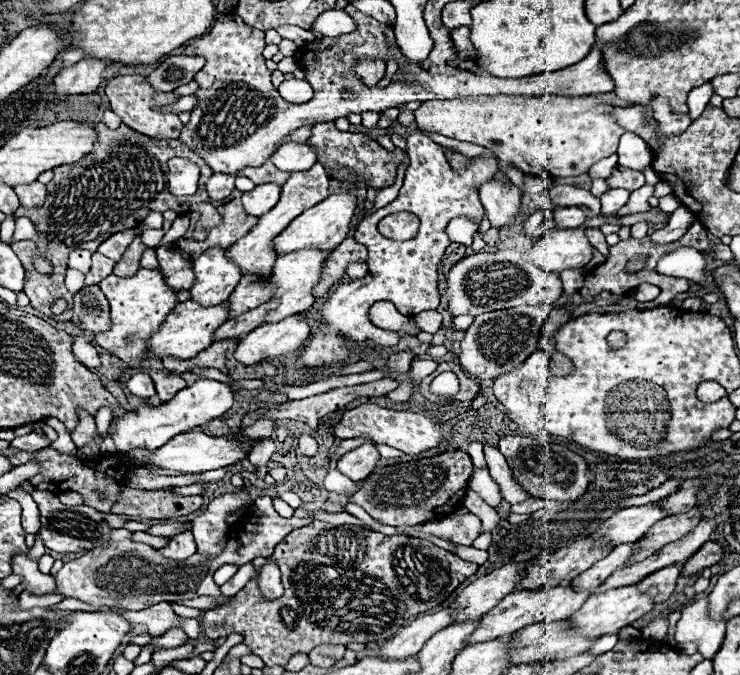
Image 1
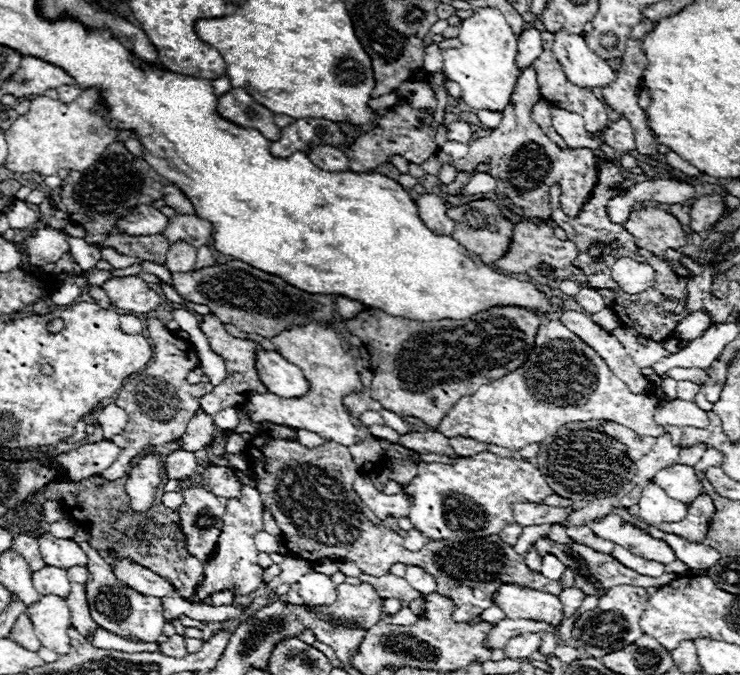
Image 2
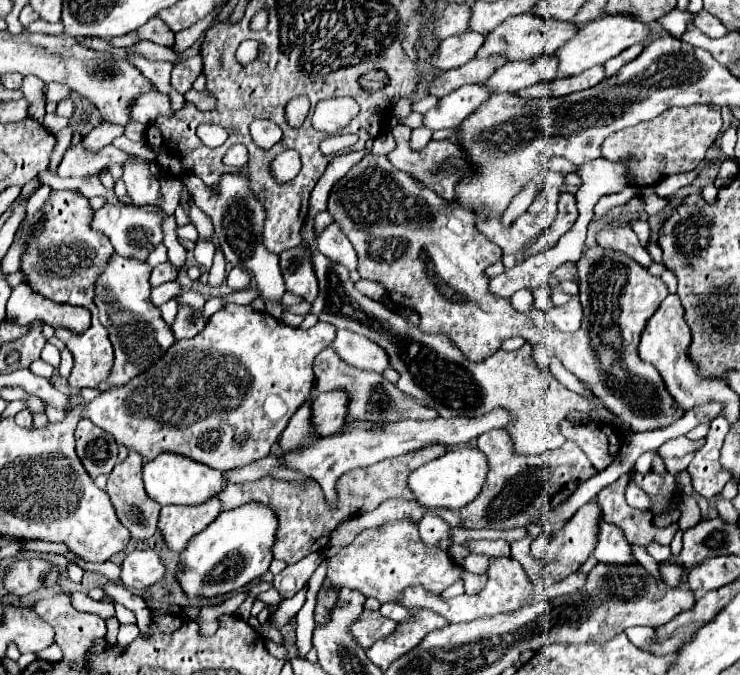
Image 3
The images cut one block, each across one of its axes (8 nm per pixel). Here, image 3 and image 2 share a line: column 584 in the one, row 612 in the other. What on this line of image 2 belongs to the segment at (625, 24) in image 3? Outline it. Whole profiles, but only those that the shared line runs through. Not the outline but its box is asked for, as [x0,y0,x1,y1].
[26,594,72,654]

